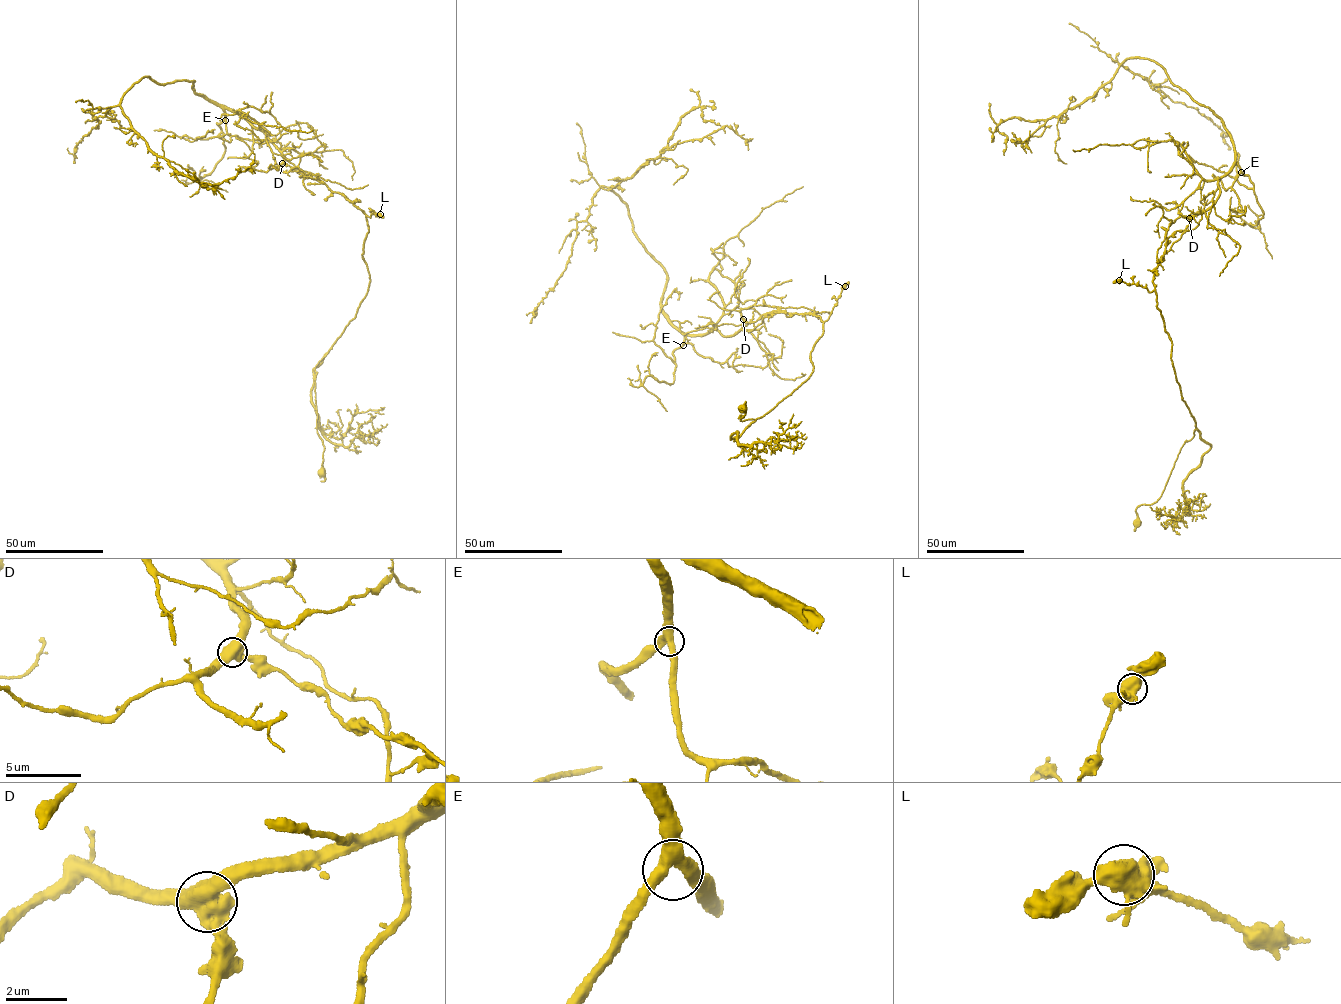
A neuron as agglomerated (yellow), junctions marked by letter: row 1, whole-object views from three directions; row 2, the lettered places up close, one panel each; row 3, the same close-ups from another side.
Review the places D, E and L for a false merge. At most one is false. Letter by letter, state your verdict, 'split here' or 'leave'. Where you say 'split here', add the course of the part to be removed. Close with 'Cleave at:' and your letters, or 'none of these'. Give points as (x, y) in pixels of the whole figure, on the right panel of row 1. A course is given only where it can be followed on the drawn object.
D: split here | (1189, 218), (1168, 238), (1153, 281), (1181, 398), (1210, 445), (1183, 482), (1185, 515), (1191, 500), (1183, 500)
E: leave
L: leave
Cleave at: D

